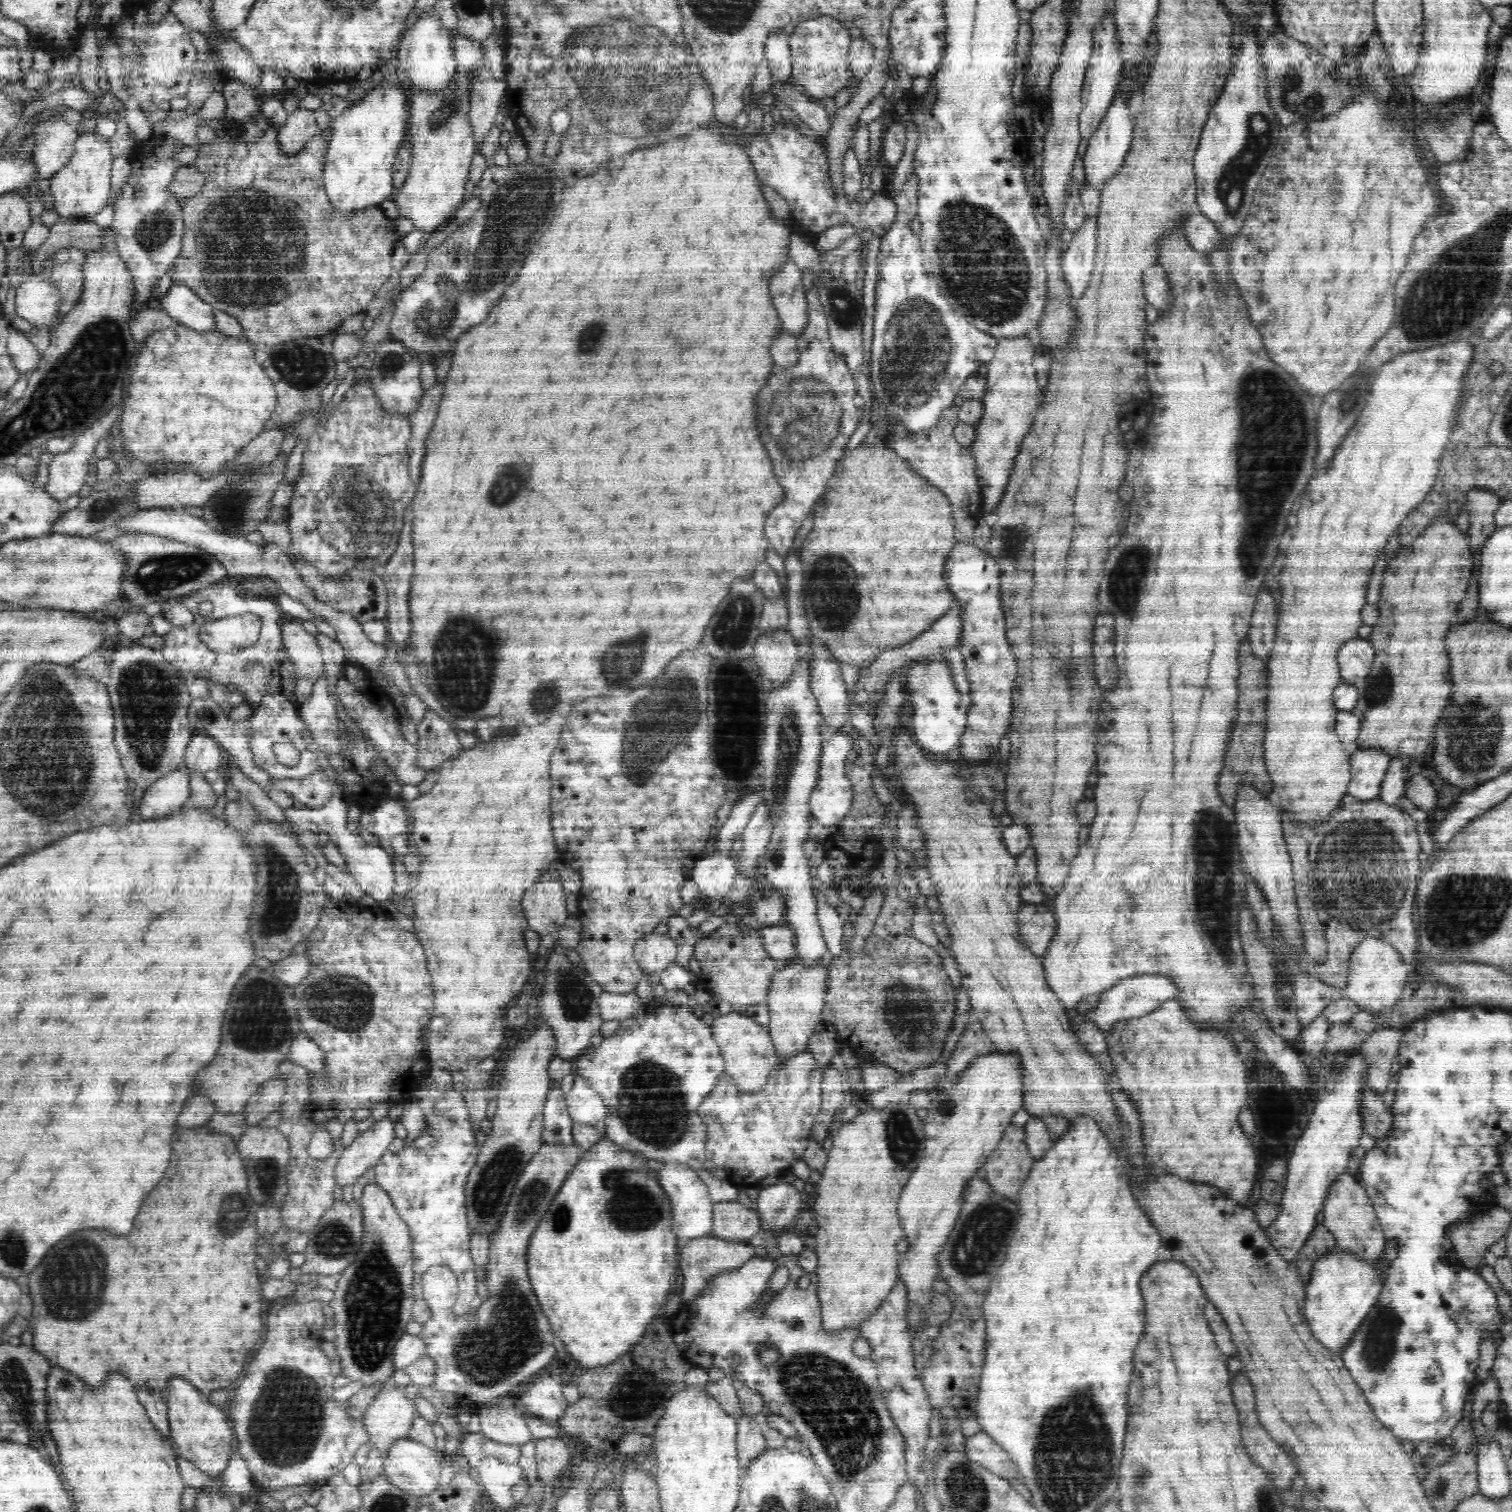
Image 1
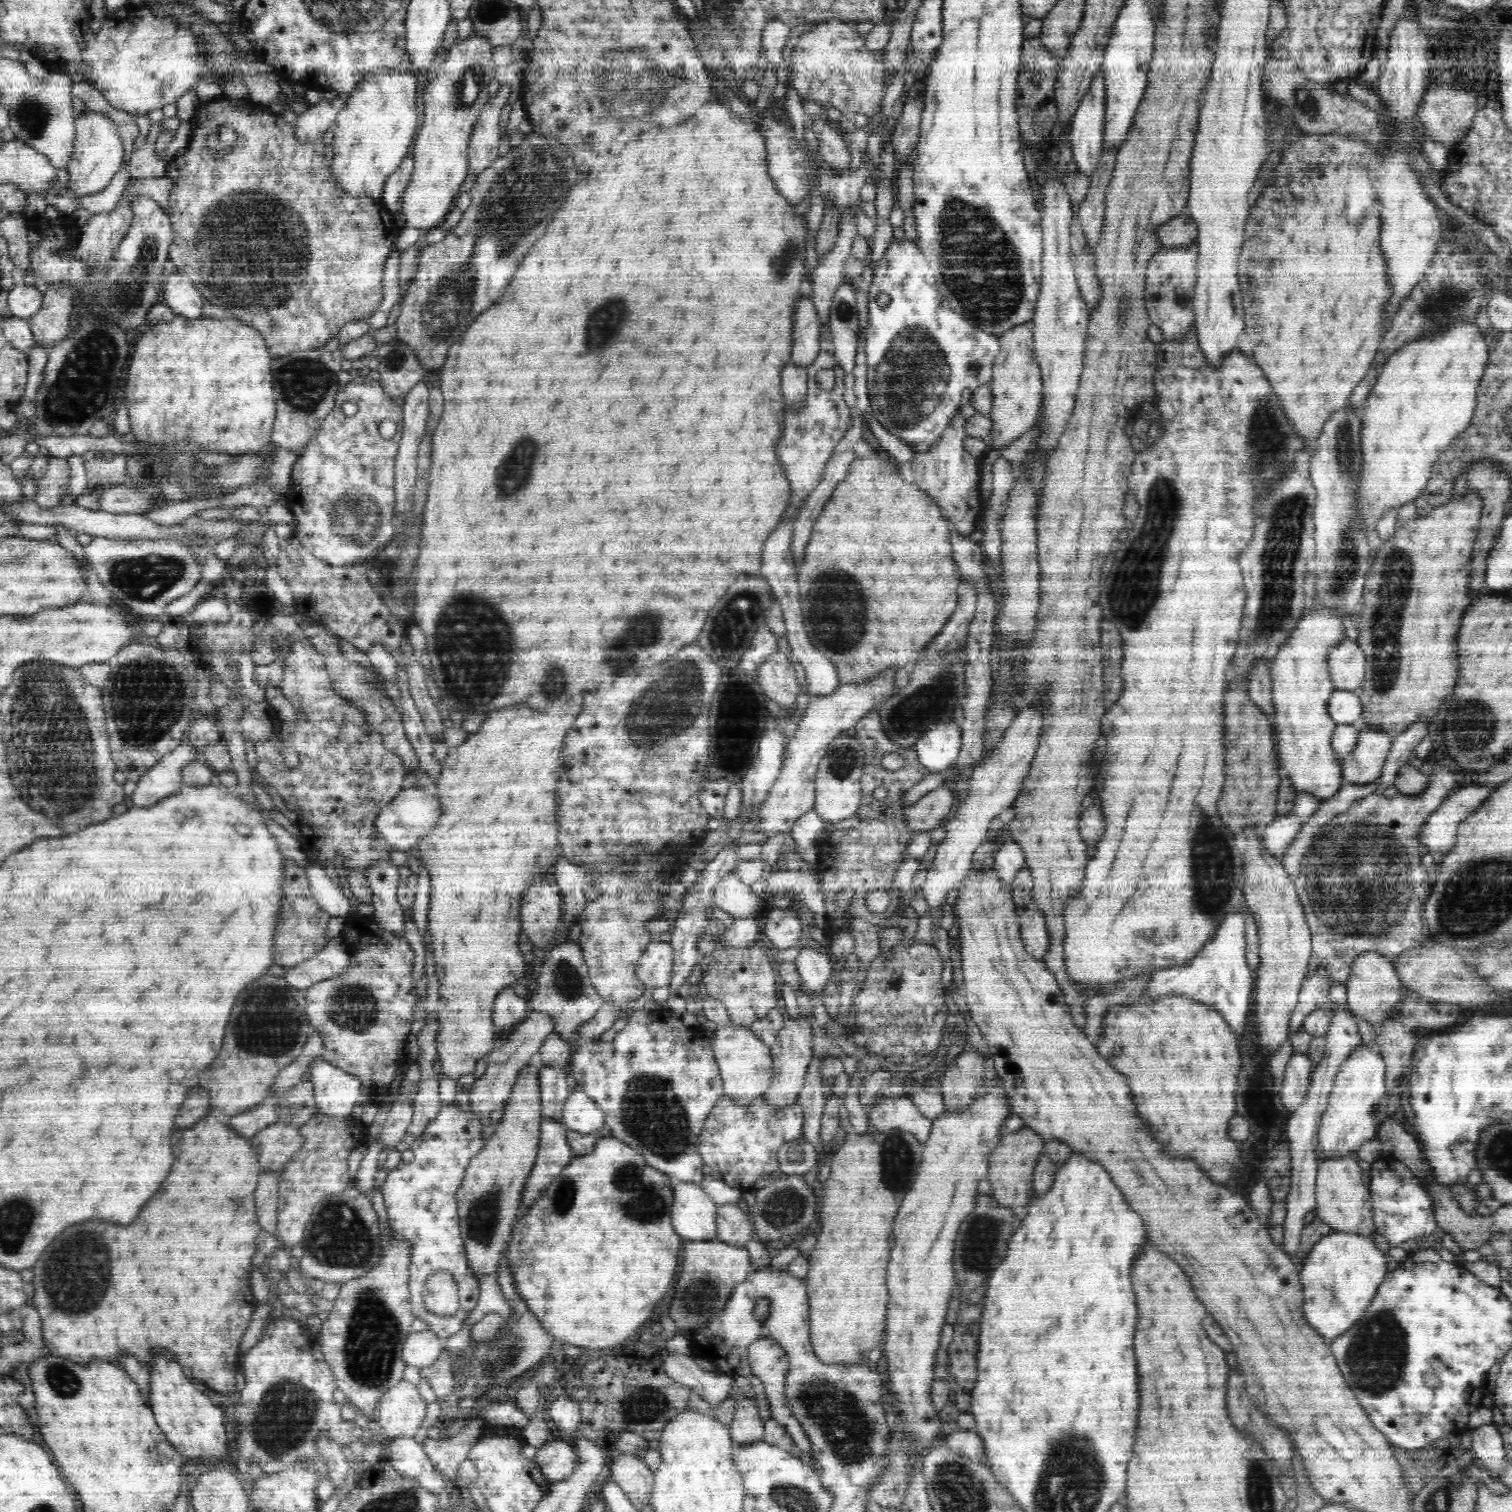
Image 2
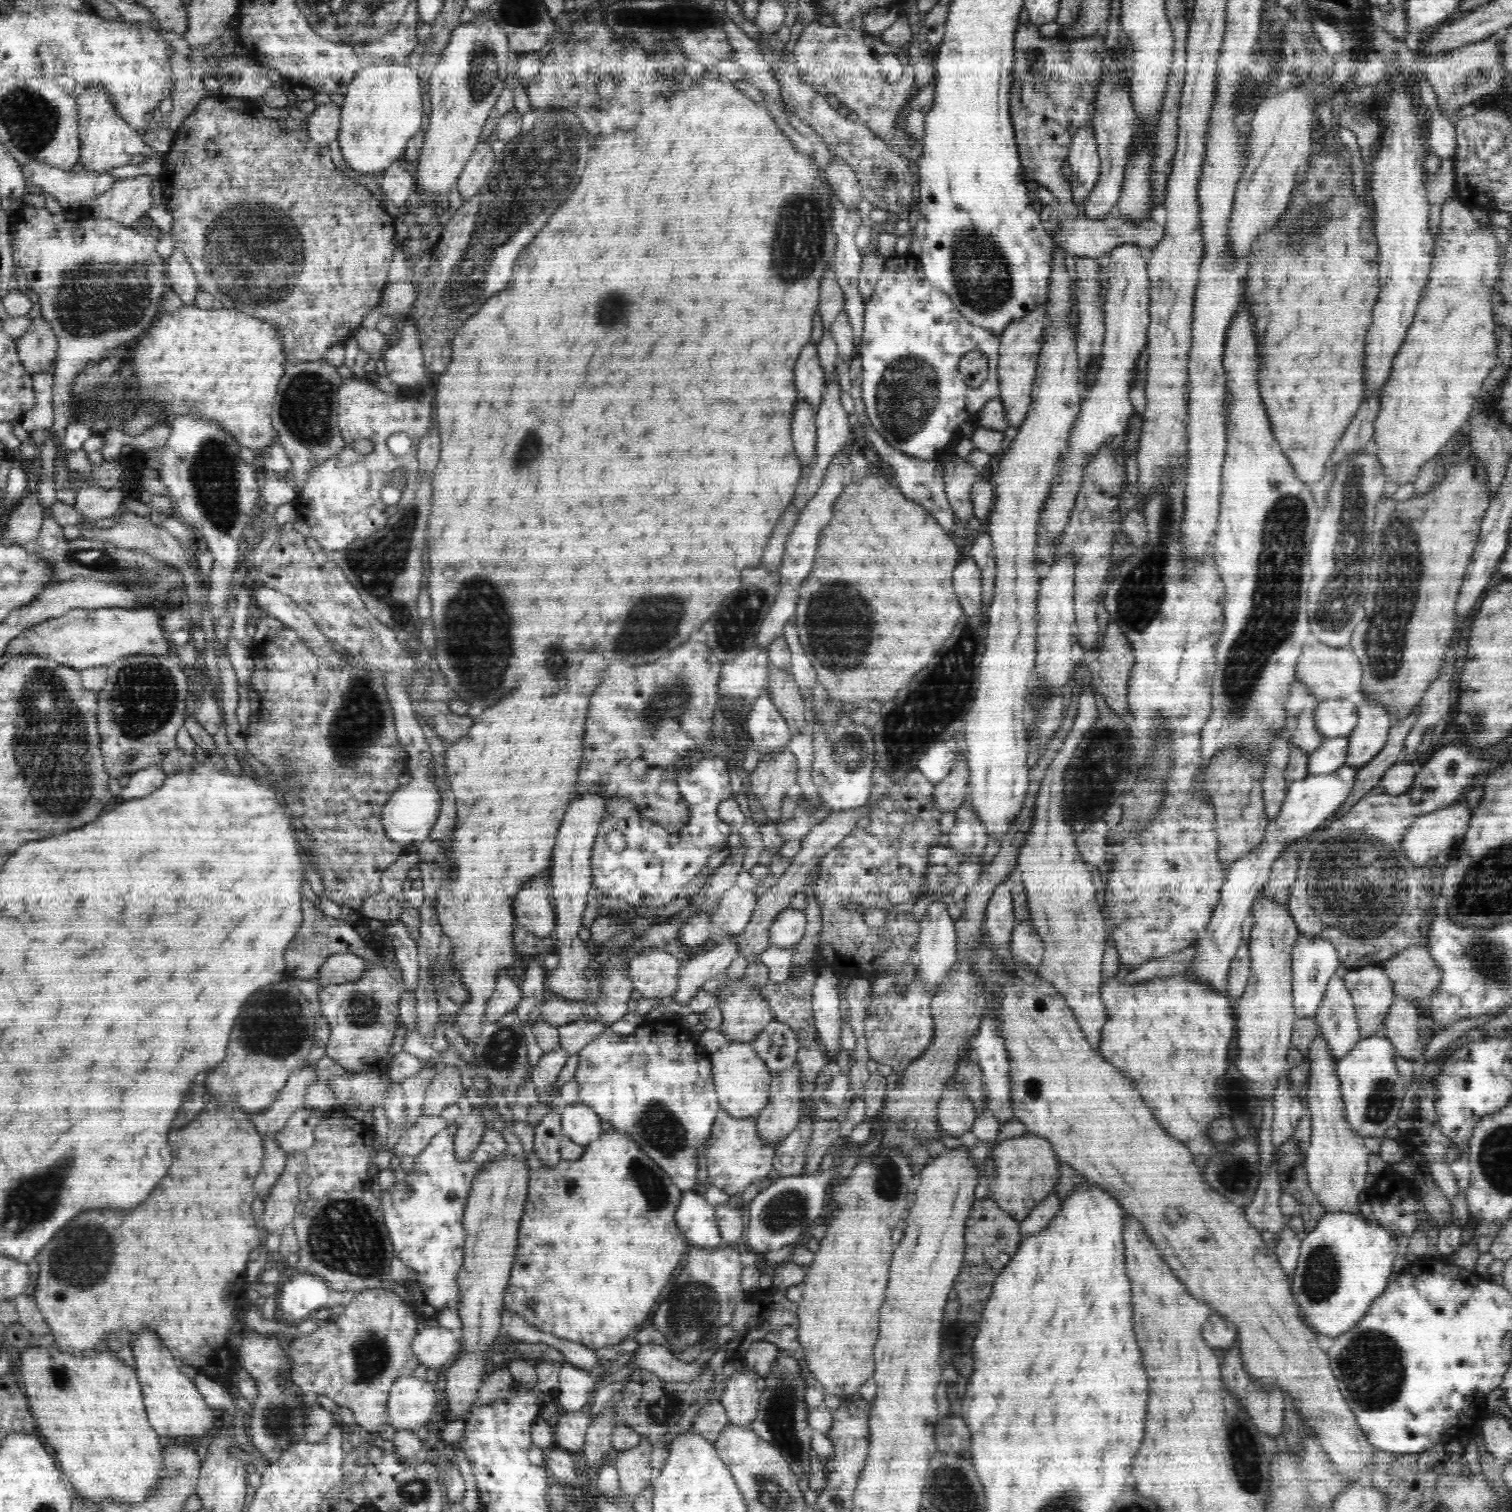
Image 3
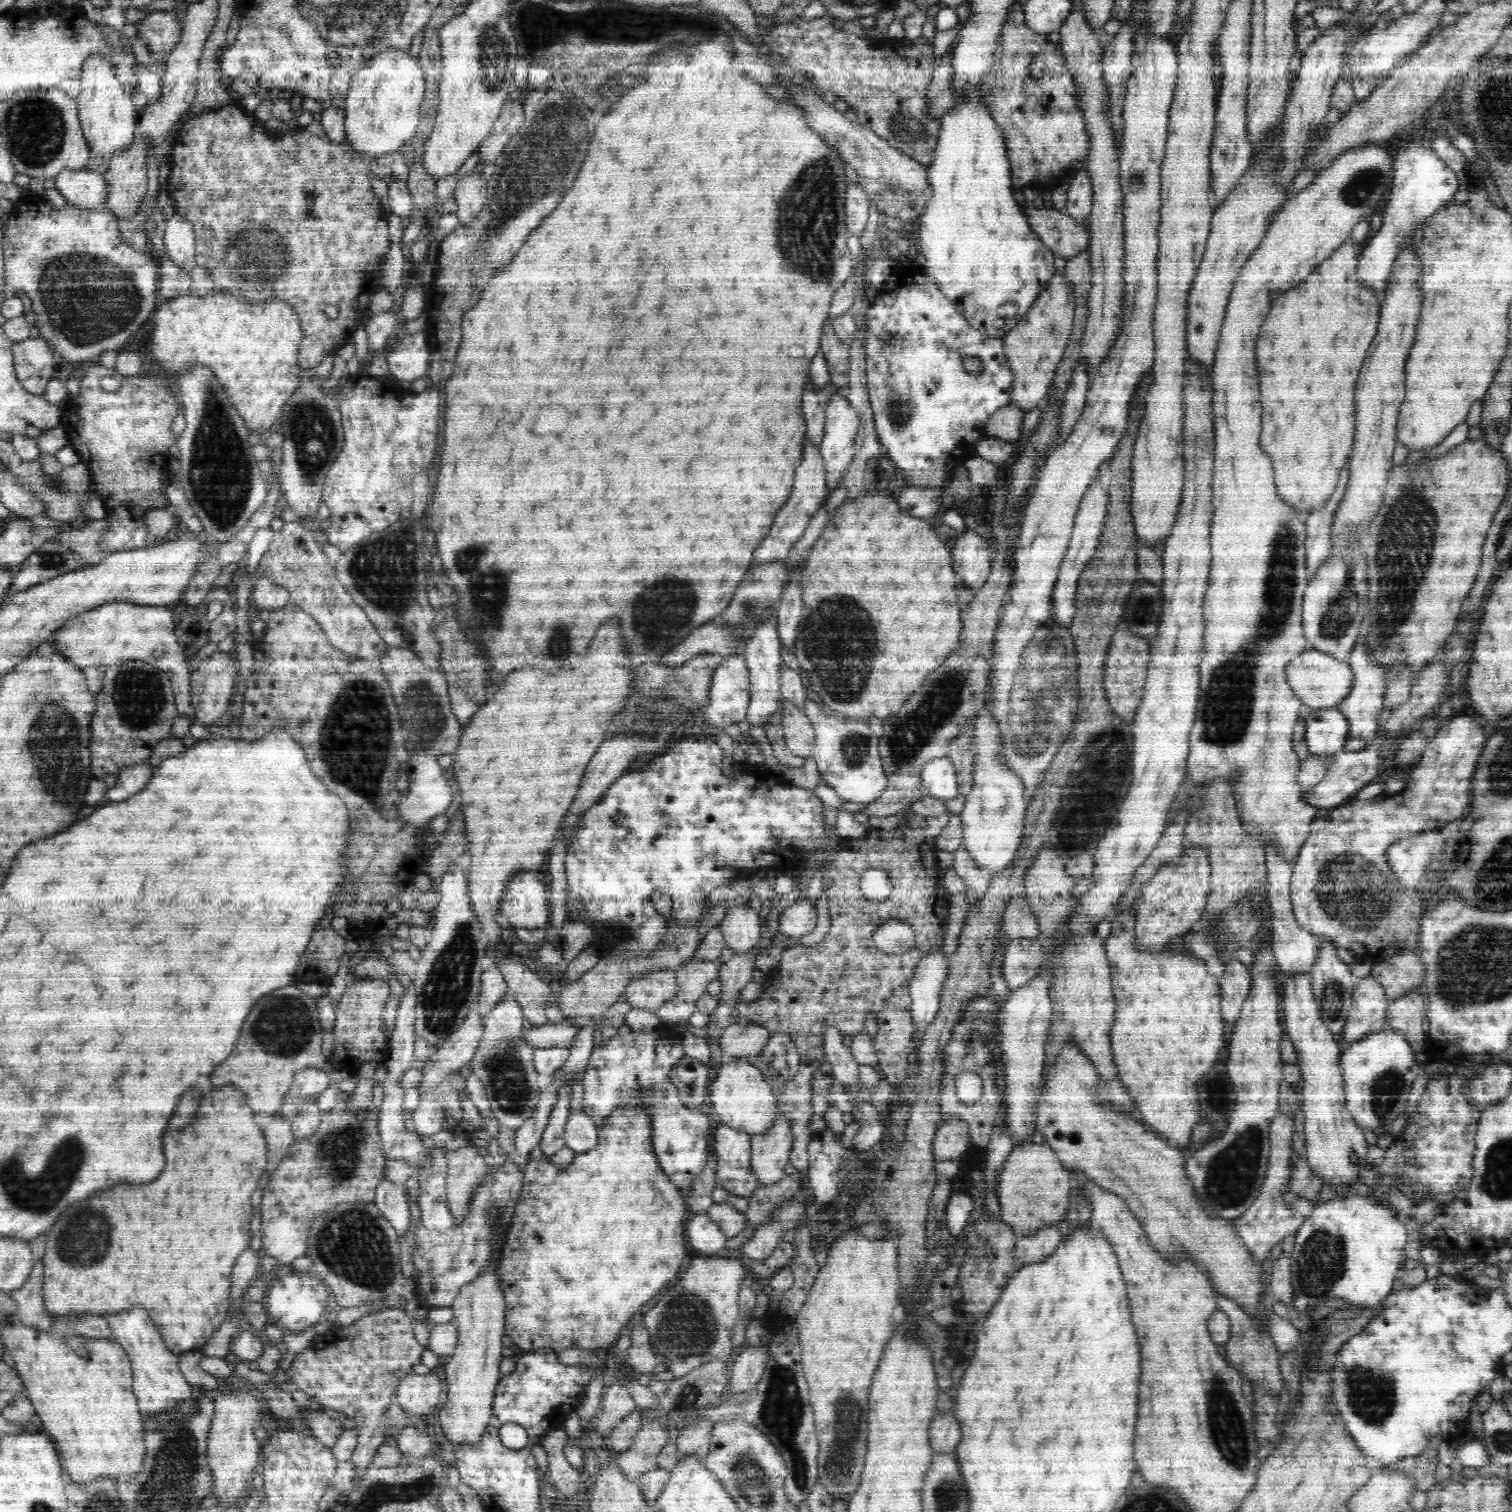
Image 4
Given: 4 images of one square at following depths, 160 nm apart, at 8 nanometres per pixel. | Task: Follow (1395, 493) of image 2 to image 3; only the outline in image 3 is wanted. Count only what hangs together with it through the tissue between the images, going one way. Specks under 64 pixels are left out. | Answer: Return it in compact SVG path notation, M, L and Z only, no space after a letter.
M1456 198L1448 199L1441 210L1429 281L1408 334L1398 354L1391 360L1391 372L1380 394L1378 414L1371 424L1372 438L1378 445L1378 460L1392 482L1408 482L1416 478L1420 472L1418 466L1436 456L1440 448L1460 432L1473 413L1482 384L1496 366L1498 346L1494 329L1498 324L1494 322L1493 294L1490 290L1496 290L1500 285L1498 276L1503 270L1505 248L1500 246L1493 229L1492 224L1484 226L1475 220L1470 208Z

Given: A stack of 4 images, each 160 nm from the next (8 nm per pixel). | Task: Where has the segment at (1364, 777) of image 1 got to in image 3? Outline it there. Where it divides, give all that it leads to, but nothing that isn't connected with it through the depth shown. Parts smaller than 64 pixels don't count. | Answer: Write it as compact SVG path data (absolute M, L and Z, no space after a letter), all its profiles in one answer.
M1364 697L1358 706L1358 724L1349 734L1347 768L1362 769L1368 765L1386 744L1390 727L1394 724L1387 710Z

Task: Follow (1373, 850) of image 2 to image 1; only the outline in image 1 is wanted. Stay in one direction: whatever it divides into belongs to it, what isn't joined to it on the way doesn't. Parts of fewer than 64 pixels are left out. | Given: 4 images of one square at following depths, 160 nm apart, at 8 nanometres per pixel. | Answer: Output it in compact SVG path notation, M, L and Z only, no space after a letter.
M1378 798L1378 800L1372 800L1368 802L1358 800L1345 800L1341 808L1338 808L1332 817L1320 826L1313 835L1309 837L1309 851L1308 851L1308 866L1310 870L1304 878L1304 882L1308 882L1309 897L1314 902L1314 910L1318 915L1318 921L1324 928L1324 934L1327 942L1327 957L1321 963L1305 964L1304 969L1308 969L1308 973L1312 973L1313 978L1318 978L1322 982L1329 984L1332 988L1344 990L1347 985L1347 976L1349 973L1349 958L1352 956L1353 950L1356 950L1356 946L1362 942L1363 937L1366 935L1378 936L1384 939L1388 939L1390 943L1398 951L1400 951L1400 957L1405 962L1417 966L1420 960L1418 953L1418 937L1416 927L1414 927L1413 914L1414 914L1414 898L1416 898L1416 886L1418 886L1418 878L1421 874L1422 864L1418 860L1418 854L1422 852L1422 846L1420 845L1420 838L1418 837L1418 830L1416 829L1416 820L1406 813L1404 809L1396 807L1396 805L1388 805Z

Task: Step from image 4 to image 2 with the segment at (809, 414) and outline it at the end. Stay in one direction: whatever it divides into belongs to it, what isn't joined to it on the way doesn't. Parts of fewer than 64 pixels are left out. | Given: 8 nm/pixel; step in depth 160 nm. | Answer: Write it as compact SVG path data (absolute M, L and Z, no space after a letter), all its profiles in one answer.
M800 298L794 310L791 362L807 368L819 350L819 318L811 298Z

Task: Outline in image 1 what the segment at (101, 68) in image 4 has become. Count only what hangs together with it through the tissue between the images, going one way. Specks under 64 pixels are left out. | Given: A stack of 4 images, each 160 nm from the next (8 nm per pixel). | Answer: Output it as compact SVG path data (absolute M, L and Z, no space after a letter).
M82 132L77 135L74 156L58 173L54 174L52 196L54 208L61 220L90 220L108 204L111 189L111 174L114 158L108 138L98 133Z

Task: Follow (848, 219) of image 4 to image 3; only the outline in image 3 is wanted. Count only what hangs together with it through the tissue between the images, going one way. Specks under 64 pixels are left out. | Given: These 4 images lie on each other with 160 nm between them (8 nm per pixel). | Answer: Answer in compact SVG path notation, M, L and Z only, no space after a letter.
M839 157L825 167L825 178L831 184L834 195L847 208L857 208L864 199L856 173Z

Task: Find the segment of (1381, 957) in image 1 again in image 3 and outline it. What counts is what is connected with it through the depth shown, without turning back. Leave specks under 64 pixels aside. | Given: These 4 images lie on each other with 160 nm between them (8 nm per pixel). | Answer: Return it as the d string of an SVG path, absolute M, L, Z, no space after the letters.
M1379 964L1354 968L1343 978L1354 1003L1361 1038L1381 1032L1383 1020L1396 1001L1392 979Z

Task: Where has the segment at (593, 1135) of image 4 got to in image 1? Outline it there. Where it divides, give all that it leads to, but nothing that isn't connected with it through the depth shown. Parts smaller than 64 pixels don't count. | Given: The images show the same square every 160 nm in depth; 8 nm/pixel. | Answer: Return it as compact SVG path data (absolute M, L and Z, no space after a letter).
M576 1076L569 1093L565 1094L565 1103L574 1123L594 1126L606 1118L603 1098L581 1076Z

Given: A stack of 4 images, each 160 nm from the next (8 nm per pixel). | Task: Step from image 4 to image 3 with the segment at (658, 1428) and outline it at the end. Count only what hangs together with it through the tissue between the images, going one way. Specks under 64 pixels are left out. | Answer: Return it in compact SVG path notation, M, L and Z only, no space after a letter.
M642 1436L640 1442L628 1450L619 1451L616 1456L616 1467L621 1490L633 1497L651 1484L656 1471L650 1464L650 1454L656 1447L652 1440Z

